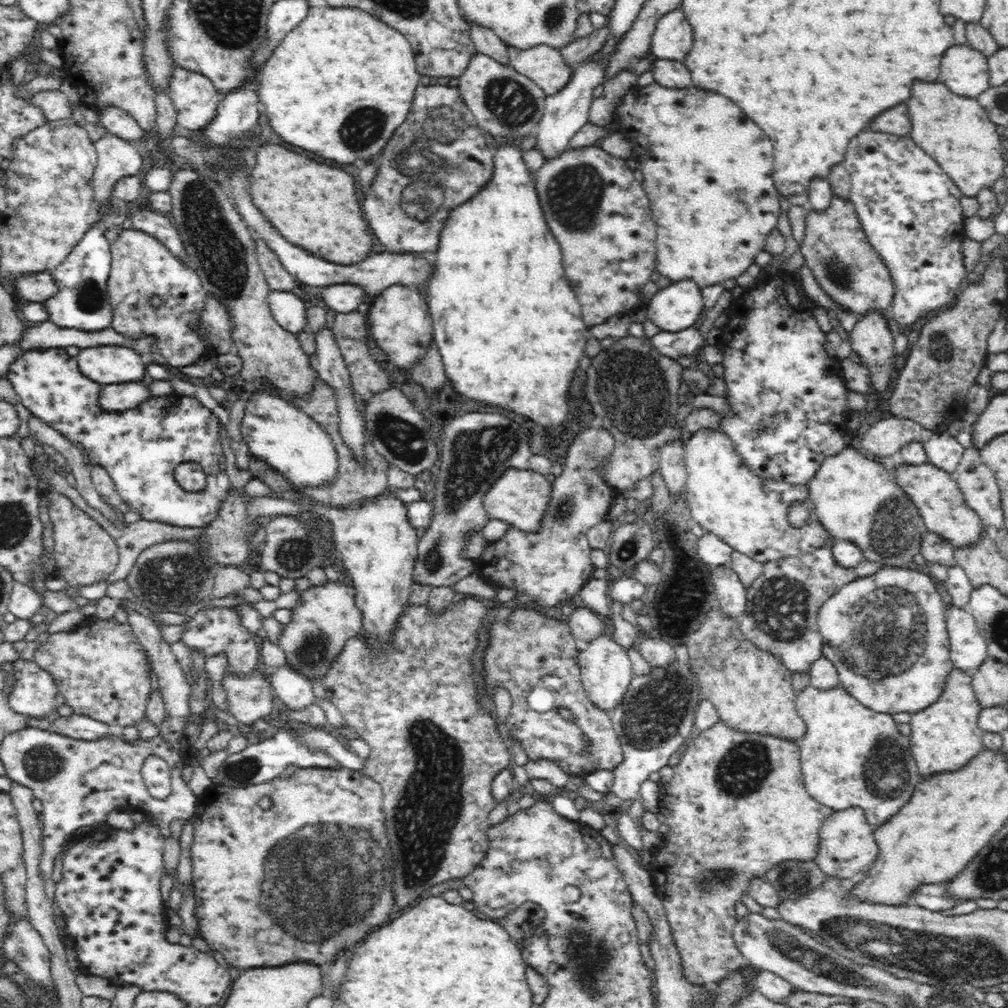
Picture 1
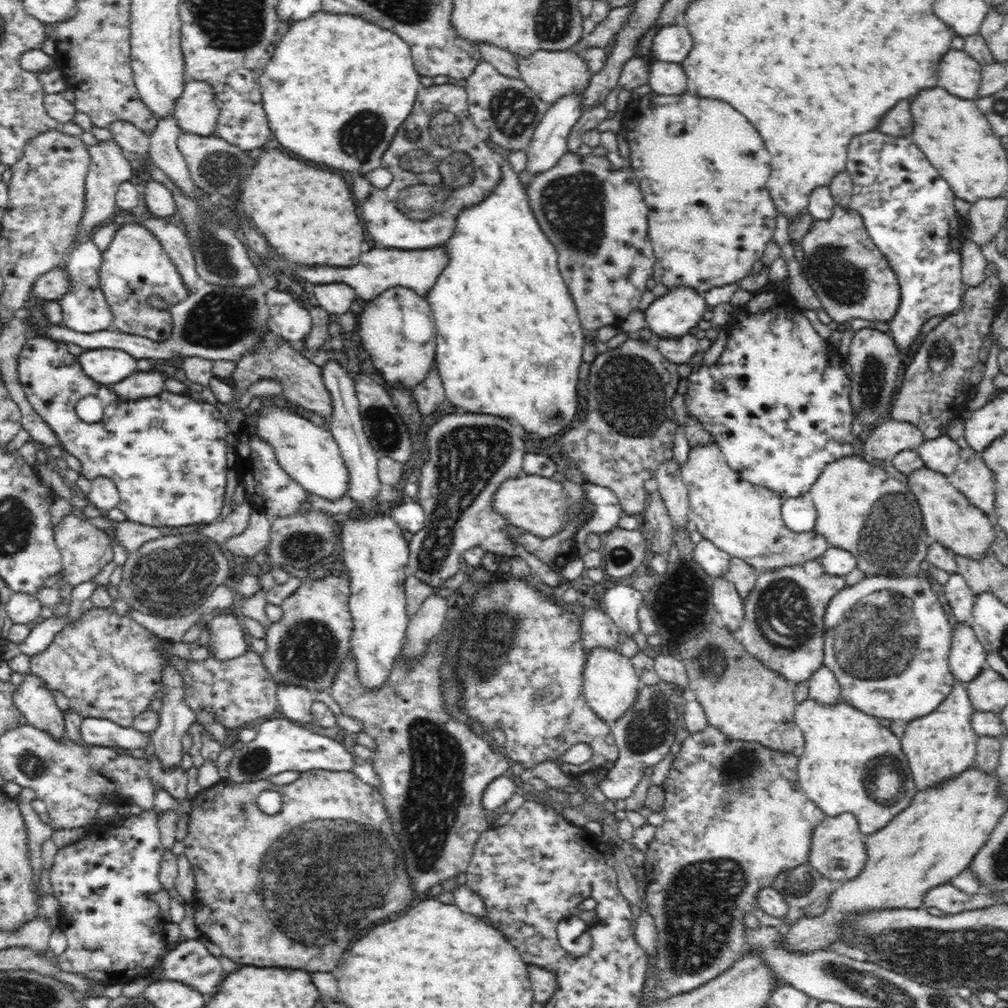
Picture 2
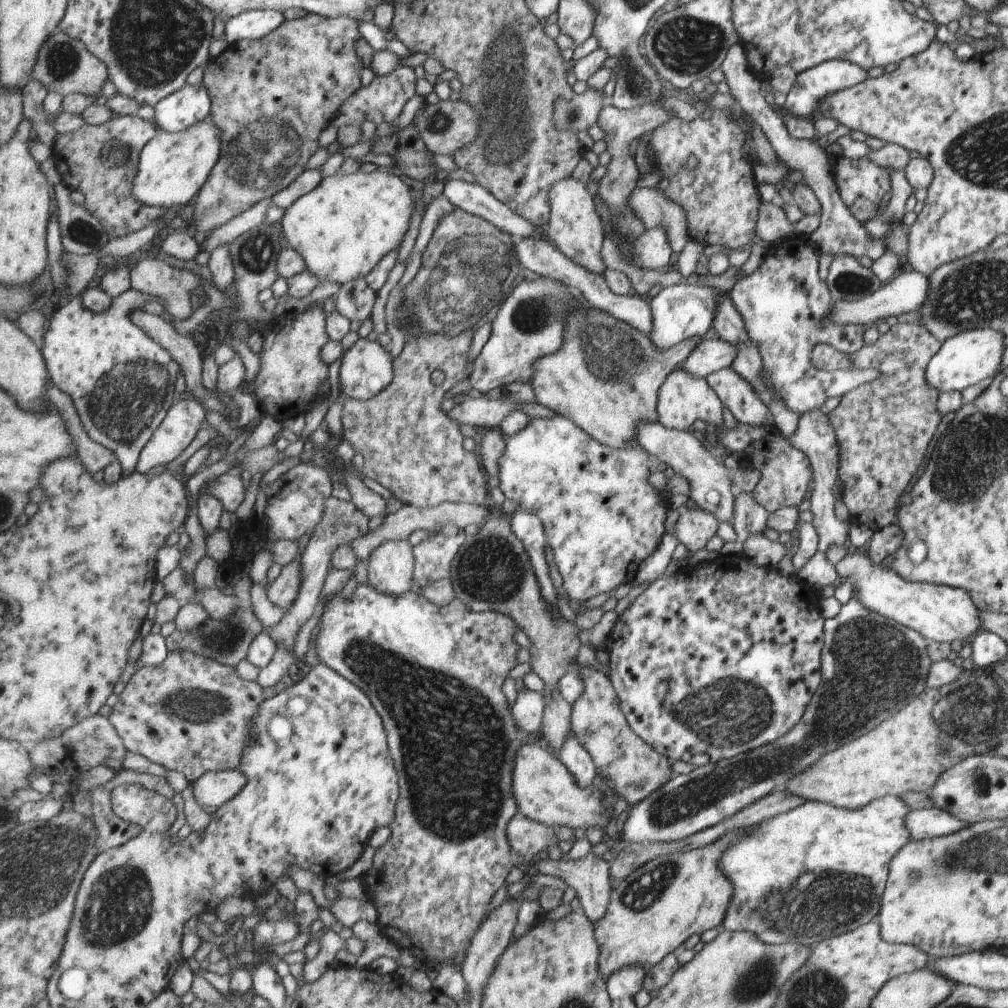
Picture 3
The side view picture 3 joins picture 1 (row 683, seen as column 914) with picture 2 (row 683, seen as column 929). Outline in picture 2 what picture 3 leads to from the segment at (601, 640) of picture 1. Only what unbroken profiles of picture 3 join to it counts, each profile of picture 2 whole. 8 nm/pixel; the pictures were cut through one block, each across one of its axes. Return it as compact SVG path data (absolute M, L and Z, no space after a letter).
M594 648L587 654L582 676L586 703L598 717L602 718L602 721L611 724L612 728L614 722L622 718L635 704L638 684L641 683L630 659L621 655L619 650Z

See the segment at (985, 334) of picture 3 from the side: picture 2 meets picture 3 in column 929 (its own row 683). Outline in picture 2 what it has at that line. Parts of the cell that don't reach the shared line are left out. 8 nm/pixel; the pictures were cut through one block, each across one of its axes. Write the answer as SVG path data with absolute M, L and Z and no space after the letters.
M388 516L350 520L344 522L340 532L341 552L344 552L344 564L348 566L351 588L349 611L353 632L349 640L350 653L356 659L358 677L368 691L379 689L390 676L409 623L404 590L409 548L406 548L406 540L400 538L400 525L396 526L396 523Z

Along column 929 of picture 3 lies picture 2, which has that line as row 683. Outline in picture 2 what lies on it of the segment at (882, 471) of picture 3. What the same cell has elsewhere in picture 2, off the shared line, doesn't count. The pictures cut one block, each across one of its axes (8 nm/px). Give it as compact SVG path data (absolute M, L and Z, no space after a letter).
M442 640L440 644L432 644L432 646L430 646L430 654L424 656L424 658L420 658L420 660L418 660L418 666L416 666L412 672L404 672L402 662L400 662L396 668L391 669L390 676L388 676L384 684L380 685L379 689L375 691L364 689L364 685L362 685L362 681L360 681L360 677L358 677L356 659L354 659L352 653L348 653L346 661L344 661L339 668L338 674L336 674L334 682L330 684L330 689L328 690L329 694L332 695L334 700L340 705L342 714L348 714L348 717L354 716L354 718L366 722L366 734L370 735L376 740L376 744L378 744L378 754L376 754L376 760L374 760L373 770L375 771L375 775L379 777L380 793L389 814L391 830L394 828L394 832L396 832L396 834L394 834L395 837L398 836L400 842L402 842L402 848L404 848L404 854L406 854L406 862L408 862L408 872L410 872L412 880L416 882L416 884L414 884L414 890L418 892L418 894L428 891L429 888L432 888L432 886L438 884L438 882L448 880L448 878L452 878L452 876L456 877L459 872L466 872L473 858L475 845L481 838L481 834L489 829L486 828L486 823L488 822L486 821L484 807L482 807L484 790L490 783L493 783L496 778L505 775L504 770L508 770L508 760L506 760L506 758L502 758L498 752L492 752L490 746L488 746L482 738L476 738L476 736L470 732L468 726L458 724L456 720L452 720L452 718L442 710L442 698L440 698L440 688L438 688L438 684L440 684L440 674L438 674L438 672L440 672L440 666L442 666L444 644L446 644L446 640Z

